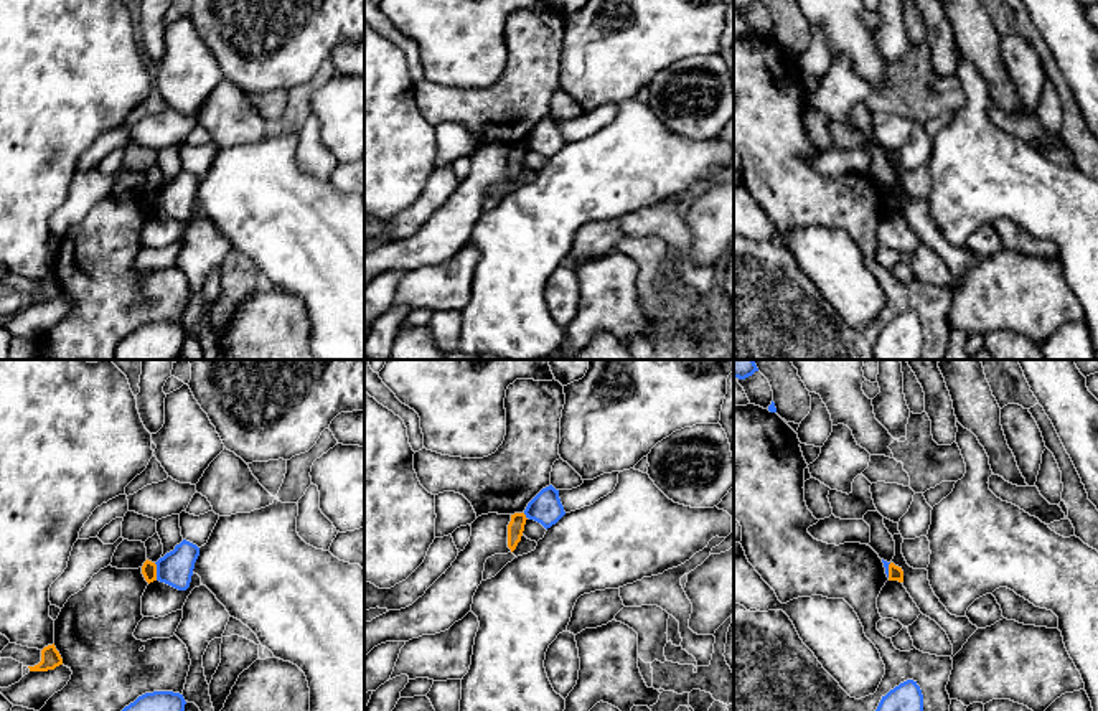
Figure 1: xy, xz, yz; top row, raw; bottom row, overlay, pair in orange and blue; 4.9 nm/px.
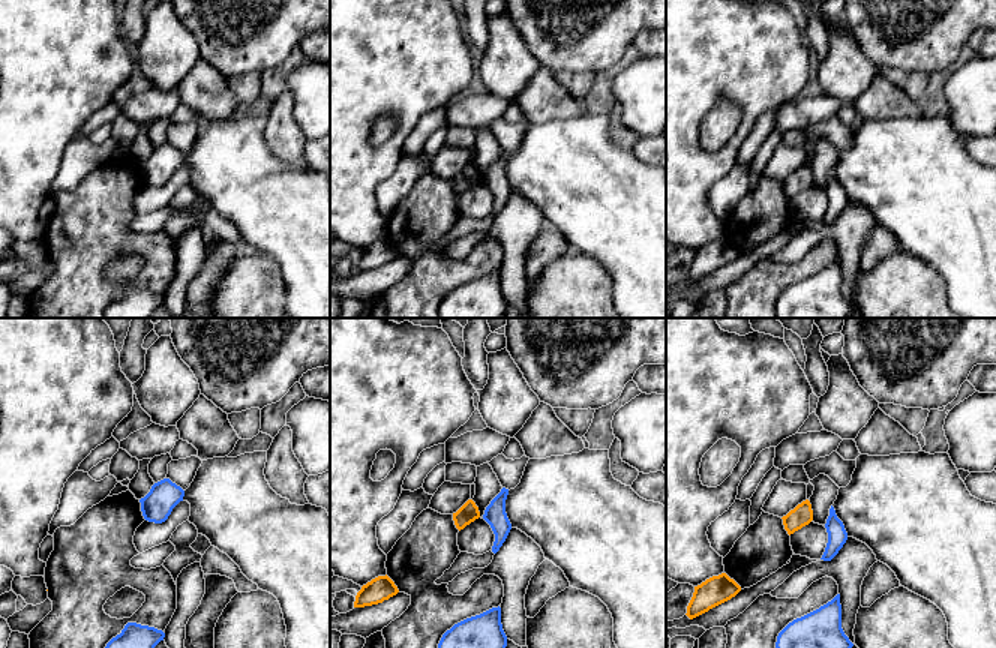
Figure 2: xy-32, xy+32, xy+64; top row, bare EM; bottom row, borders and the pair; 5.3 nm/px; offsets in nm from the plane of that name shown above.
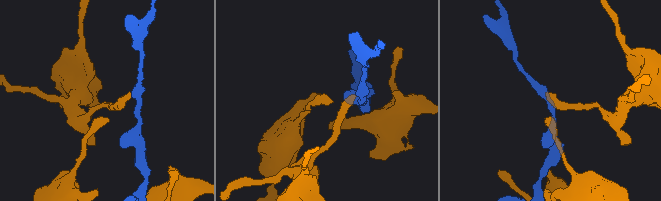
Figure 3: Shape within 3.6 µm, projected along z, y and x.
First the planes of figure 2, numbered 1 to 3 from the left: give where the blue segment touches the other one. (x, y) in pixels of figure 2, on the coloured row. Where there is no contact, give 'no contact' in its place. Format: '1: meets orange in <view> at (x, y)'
1: no contact
2: no contact
3: no contact

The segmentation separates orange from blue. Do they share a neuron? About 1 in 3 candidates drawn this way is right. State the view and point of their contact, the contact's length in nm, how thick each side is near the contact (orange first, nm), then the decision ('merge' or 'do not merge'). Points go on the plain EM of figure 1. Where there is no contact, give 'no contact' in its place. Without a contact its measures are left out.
xy (155, 202) | 90 nm | 80/170 nm | do not merge

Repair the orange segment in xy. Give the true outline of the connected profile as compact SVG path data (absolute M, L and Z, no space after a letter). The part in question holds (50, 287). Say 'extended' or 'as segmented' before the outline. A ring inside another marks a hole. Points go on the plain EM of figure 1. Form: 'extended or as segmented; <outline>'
as segmented; M53 274L41 280L41 292L28 299L30 302L48 302L48 300L54 300L59 295L63 295L63 289Z

